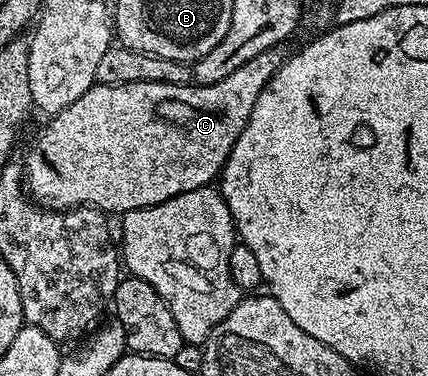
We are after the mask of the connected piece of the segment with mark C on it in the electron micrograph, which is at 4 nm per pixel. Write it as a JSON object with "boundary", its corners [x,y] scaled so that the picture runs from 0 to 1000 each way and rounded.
{"boundary":[[[650,120],[614,130],[614,141],[586,152],[586,162],[558,173],[558,184],[549,184],[549,194],[521,205],[521,215],[502,215],[500,221],[467,226],[435,226],[428,221],[238,221],[203,237],[203,247],[194,247],[194,258],[185,258],[185,269],[175,269],[157,290],[131,298],[117,314],[124,319],[98,343],[86,383],[70,396],[68,415],[54,423],[54,487],[65,516],[93,548],[117,556],[203,548],[224,551],[227,559],[248,566],[262,566],[262,561],[290,566],[350,551],[353,545],[371,545],[418,513],[437,513],[467,497],[491,495],[514,468],[516,452],[526,447],[526,431],[535,410],[544,404],[547,386],[554,383],[558,354],[568,354],[568,343],[586,311],[586,290],[596,290],[596,269],[605,258],[605,247],[629,223],[629,207],[666,168],[671,136],[664,136],[661,128],[664,122]]]}

